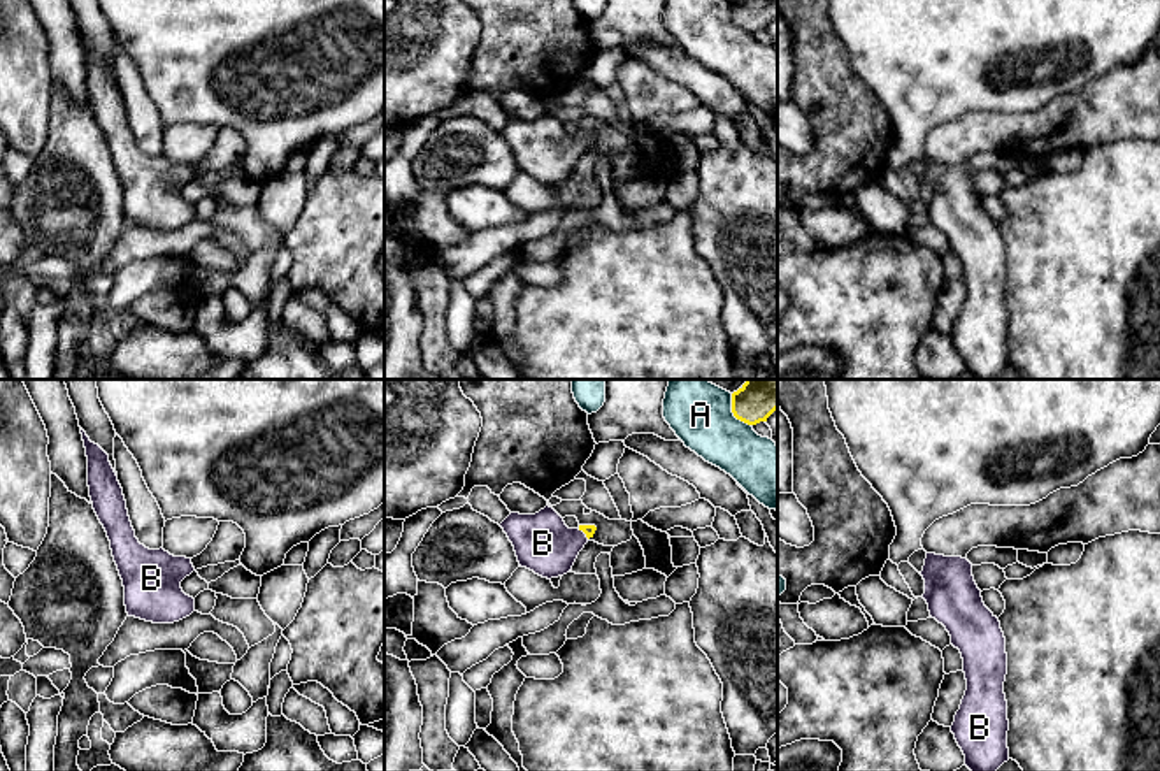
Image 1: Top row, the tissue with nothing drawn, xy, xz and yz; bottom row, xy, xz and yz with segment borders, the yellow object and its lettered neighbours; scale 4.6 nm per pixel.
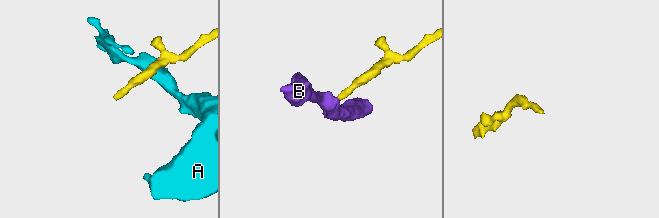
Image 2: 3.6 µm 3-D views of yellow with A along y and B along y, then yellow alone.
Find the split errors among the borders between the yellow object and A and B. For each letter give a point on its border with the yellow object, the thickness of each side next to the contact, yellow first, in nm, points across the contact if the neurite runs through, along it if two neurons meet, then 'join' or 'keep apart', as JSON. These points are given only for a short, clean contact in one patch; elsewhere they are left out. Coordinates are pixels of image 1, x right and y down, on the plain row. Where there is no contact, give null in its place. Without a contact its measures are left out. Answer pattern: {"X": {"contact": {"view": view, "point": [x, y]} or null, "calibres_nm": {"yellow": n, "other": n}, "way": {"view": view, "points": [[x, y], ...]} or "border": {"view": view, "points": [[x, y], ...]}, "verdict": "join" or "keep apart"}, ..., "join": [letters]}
{"A": {"contact": {"view": "xz", "point": [732, 18]}, "calibres_nm": {"yellow": 140, "other": 280}, "border": {"view": "xz", "points": [[730, 0], [730, 18], [750, 32]]}, "verdict": "keep apart"}, "B": {"contact": {"view": "xz", "point": [583, 137]}, "calibres_nm": {"yellow": 50, "other": 260}, "way": {"view": "xz", "points": [[588, 136], [583, 137], [567, 150], [543, 150]]}, "verdict": "join"}, "join": ["B"]}

